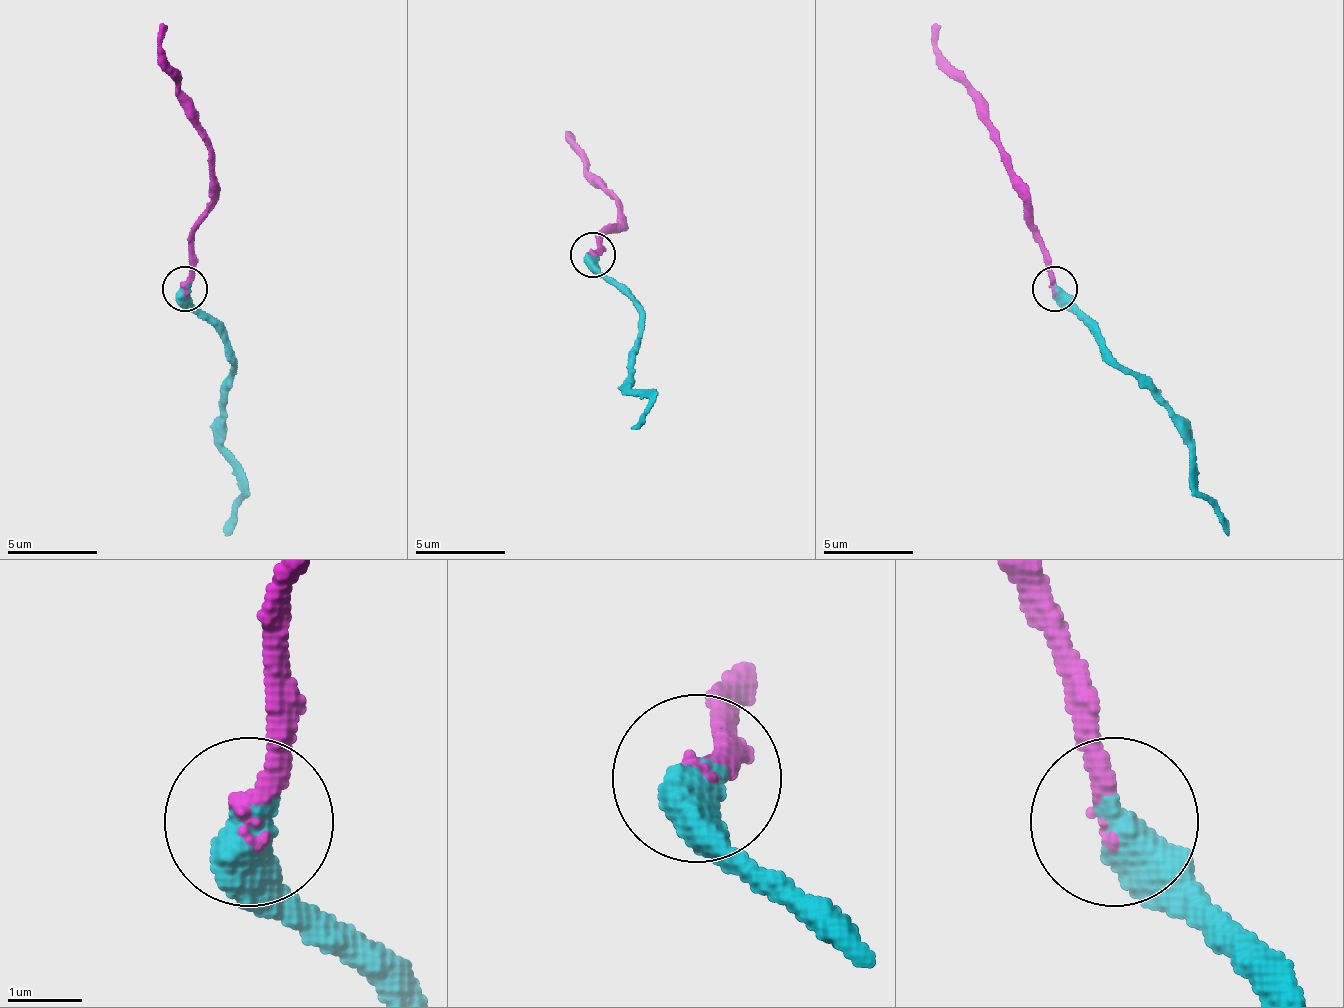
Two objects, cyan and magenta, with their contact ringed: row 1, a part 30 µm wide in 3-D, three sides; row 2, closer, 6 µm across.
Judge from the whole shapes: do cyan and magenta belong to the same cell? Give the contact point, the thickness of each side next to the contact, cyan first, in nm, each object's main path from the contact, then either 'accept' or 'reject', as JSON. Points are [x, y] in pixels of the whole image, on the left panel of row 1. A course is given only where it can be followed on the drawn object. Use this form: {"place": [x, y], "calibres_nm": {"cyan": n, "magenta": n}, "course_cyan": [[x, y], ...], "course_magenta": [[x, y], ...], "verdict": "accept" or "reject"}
{"place": [184, 288], "calibres_nm": {"cyan": 600, "magenta": 260}, "course_cyan": [[183, 290], [233, 357], [224, 411], [228, 447], [242, 496], [224, 537]], "course_magenta": [[183, 290], [192, 236], [210, 200], [210, 155], [192, 101], [161, 52], [165, 25]], "verdict": "accept"}

